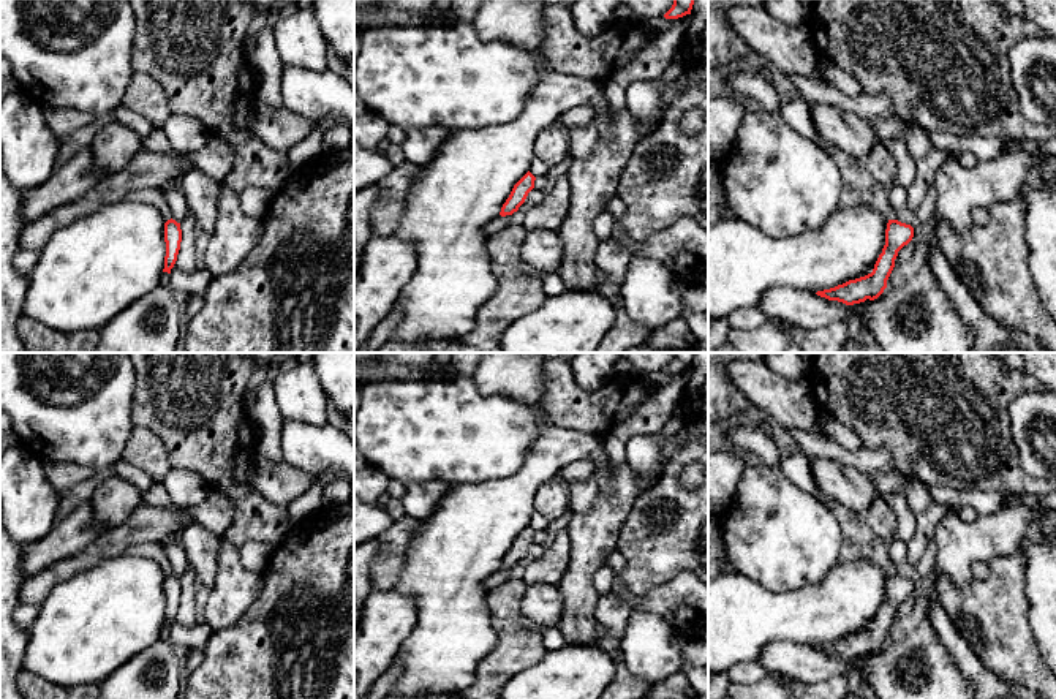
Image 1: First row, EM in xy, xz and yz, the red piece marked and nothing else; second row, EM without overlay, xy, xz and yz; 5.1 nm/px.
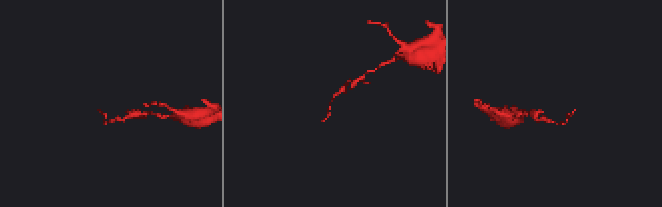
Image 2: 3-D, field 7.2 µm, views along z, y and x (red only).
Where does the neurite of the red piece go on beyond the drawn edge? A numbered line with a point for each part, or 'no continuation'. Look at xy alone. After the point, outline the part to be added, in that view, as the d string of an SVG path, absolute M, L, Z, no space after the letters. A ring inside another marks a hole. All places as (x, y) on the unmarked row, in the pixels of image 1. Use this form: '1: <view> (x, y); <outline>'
no continuation

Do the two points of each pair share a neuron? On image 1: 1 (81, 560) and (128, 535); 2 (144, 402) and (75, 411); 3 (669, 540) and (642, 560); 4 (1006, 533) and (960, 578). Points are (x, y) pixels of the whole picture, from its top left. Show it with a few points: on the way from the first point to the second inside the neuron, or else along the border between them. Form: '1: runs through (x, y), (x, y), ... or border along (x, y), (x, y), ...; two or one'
1: runs through (92, 555), (117, 541); one
2: border along (135, 369), (133, 426); two
3: runs through (663, 540), (648, 554); one
4: runs through (991, 535), (963, 563); one

